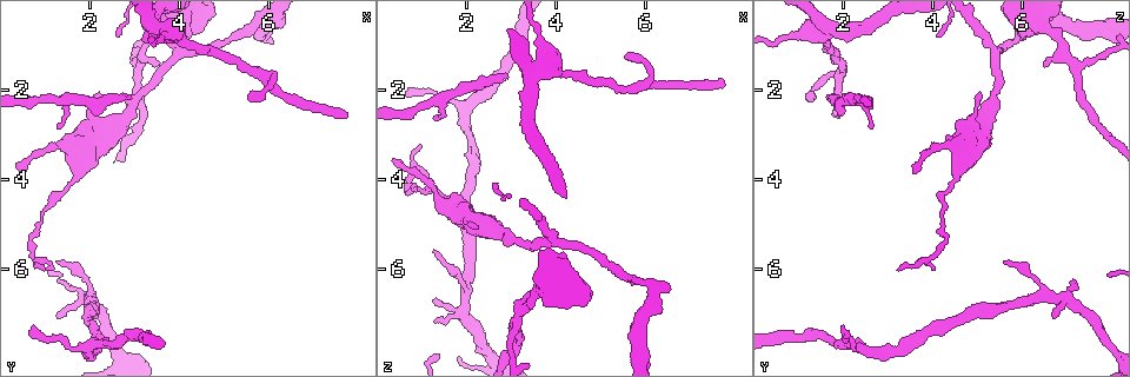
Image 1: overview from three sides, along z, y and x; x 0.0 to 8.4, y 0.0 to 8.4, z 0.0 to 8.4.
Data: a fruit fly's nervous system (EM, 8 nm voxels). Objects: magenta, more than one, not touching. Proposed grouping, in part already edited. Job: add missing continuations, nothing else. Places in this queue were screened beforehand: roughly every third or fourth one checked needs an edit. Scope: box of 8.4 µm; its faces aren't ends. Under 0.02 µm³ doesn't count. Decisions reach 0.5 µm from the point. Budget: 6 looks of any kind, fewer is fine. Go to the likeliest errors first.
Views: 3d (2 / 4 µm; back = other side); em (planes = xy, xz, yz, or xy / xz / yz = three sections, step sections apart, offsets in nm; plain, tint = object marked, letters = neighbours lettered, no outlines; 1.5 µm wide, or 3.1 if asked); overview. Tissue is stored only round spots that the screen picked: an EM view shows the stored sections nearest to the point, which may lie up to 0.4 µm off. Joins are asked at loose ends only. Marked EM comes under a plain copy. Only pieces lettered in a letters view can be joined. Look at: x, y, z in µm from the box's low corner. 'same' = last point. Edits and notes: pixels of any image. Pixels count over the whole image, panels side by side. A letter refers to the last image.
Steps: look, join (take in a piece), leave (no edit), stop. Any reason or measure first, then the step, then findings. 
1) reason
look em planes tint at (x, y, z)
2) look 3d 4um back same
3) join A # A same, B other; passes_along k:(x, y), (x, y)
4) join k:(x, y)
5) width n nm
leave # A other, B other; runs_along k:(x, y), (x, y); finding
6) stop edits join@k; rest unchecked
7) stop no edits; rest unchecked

branch stops here
look em planes letters at (2.90, 2.15, 1.70)

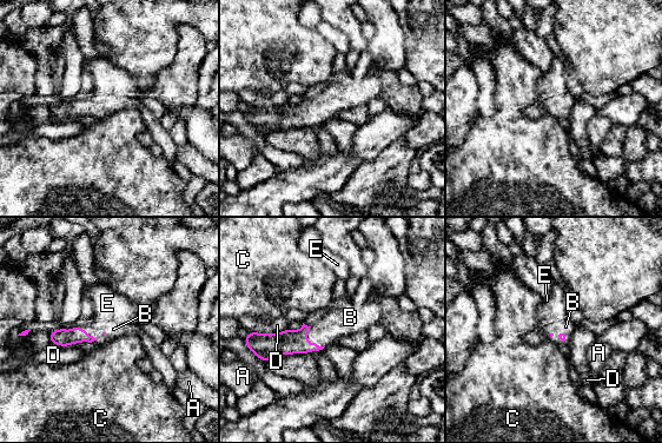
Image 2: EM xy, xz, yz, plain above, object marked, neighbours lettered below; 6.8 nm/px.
join B # A other, B same, C other, D other, E other; the cell continues

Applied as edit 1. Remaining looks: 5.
branch stops here
look 3d 4um at (1.25, 2.85, 2.60)

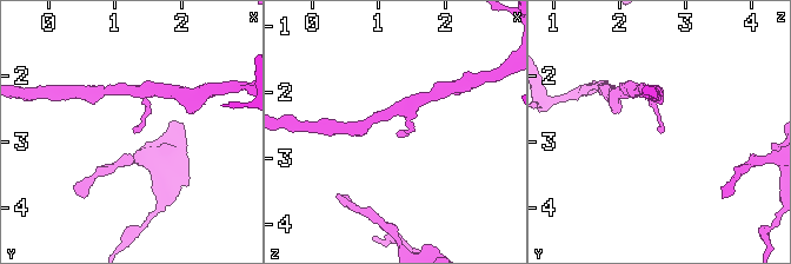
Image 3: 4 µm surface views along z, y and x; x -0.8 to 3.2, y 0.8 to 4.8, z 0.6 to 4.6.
look em xy step 4 letters at (1.25, 2.85, 2.65)

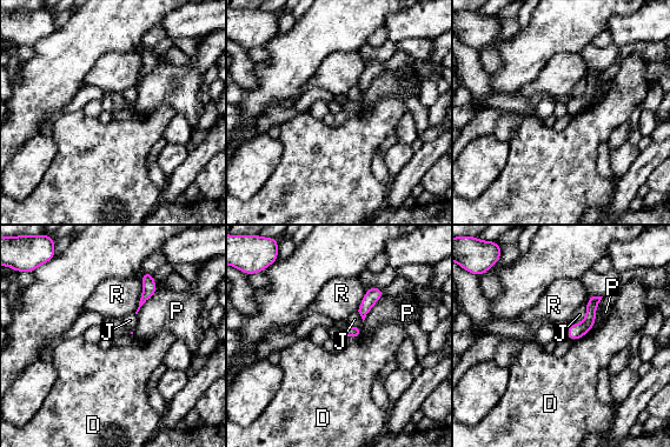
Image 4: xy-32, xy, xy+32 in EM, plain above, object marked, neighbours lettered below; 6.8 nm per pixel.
leave # D other, J other, P other, R other; border 4:(594, 325), (575, 341); no lettered piece goes on from it

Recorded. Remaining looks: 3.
an open end
look 3d 4um at (1.25, 6.20, 7.15)

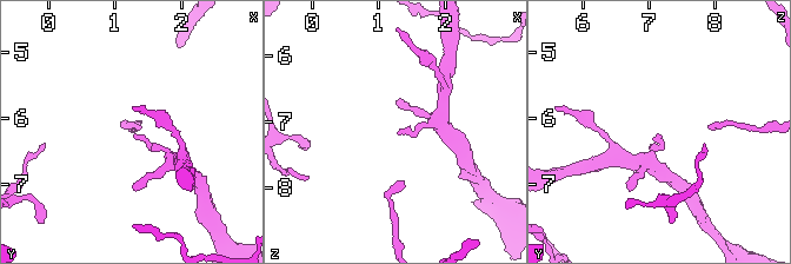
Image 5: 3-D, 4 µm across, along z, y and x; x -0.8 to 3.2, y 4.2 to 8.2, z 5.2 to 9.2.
shape alone is not enough
look em planes letters at (1.30, 6.30, 7.20)

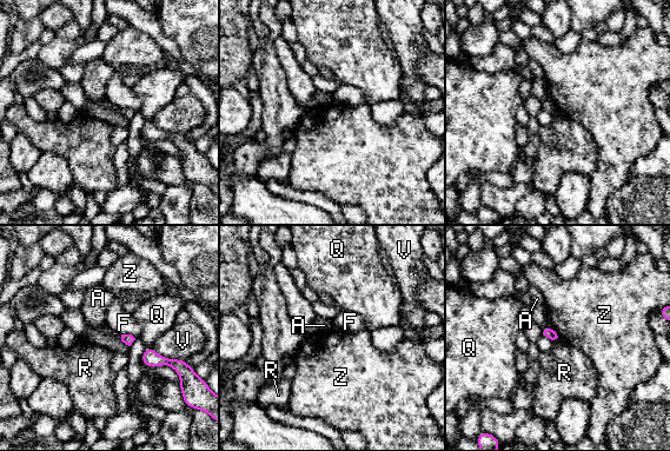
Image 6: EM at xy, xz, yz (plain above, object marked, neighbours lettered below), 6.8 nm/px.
leave # A other, F other, Q other, R other, V other, Z other; border 6:(557, 337), (554, 340); none of them fits

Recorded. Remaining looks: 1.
stop edits join@2; rest unchecked

